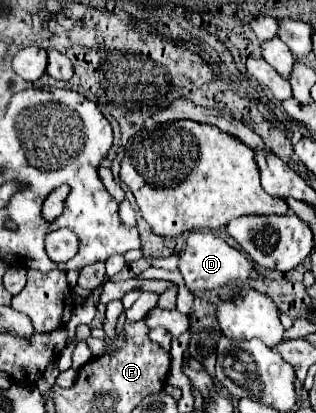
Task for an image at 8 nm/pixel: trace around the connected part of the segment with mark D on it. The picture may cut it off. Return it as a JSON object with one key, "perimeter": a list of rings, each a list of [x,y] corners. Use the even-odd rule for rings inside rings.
{"perimeter":[[[192,230],[186,238],[186,246],[178,256],[178,270],[184,276],[186,288],[190,292],[196,290],[216,290],[216,288],[226,288],[234,284],[244,284],[248,278],[256,276],[252,262],[236,248],[228,246],[224,240],[216,238],[210,232],[202,230]]]}

